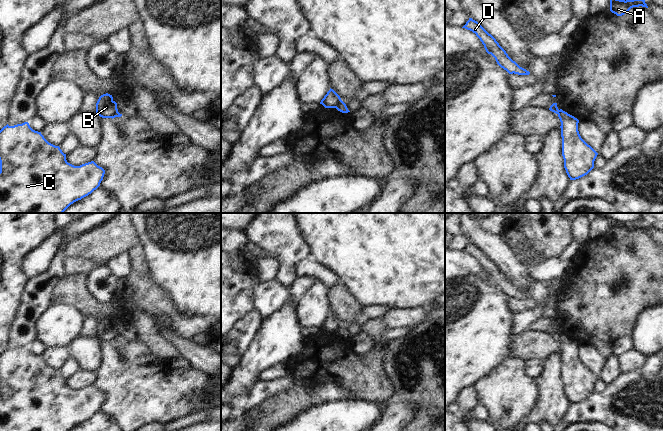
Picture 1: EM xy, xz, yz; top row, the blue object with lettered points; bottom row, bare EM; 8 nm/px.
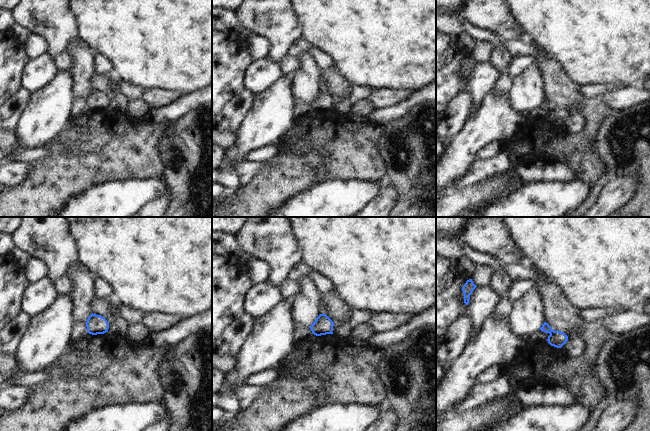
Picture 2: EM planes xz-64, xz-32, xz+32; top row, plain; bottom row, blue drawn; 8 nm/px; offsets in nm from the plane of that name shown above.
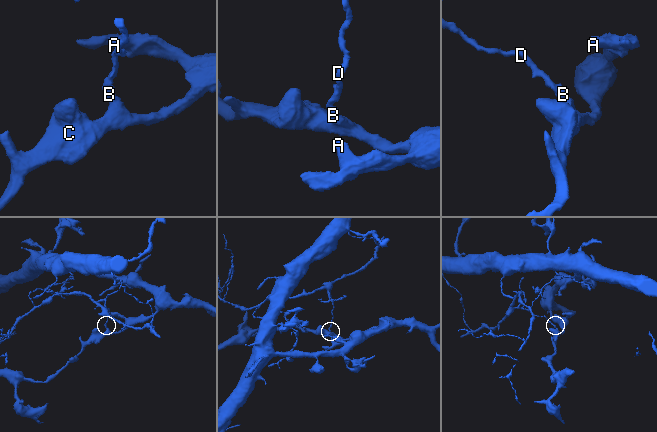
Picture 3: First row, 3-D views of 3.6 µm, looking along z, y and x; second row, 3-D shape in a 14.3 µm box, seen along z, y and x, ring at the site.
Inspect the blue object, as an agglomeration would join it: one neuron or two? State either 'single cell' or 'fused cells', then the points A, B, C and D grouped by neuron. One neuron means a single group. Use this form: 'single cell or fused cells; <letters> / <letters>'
fused cells; A C / B D

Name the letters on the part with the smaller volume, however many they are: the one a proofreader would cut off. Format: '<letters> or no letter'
B, D

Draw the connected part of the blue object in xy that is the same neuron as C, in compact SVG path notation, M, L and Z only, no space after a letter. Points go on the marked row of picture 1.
M28 122L0 130L0 213L63 213L71 204L96 190L105 170L94 161L74 166L67 162L59 146L49 143Z

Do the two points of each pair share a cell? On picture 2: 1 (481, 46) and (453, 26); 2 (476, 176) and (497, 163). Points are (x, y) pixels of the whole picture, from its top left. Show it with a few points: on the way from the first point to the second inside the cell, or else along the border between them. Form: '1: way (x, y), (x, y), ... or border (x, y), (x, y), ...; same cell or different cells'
1: border (476, 39), (489, 41), (494, 46); different cells
2: way (481, 171), (492, 166); same cell

